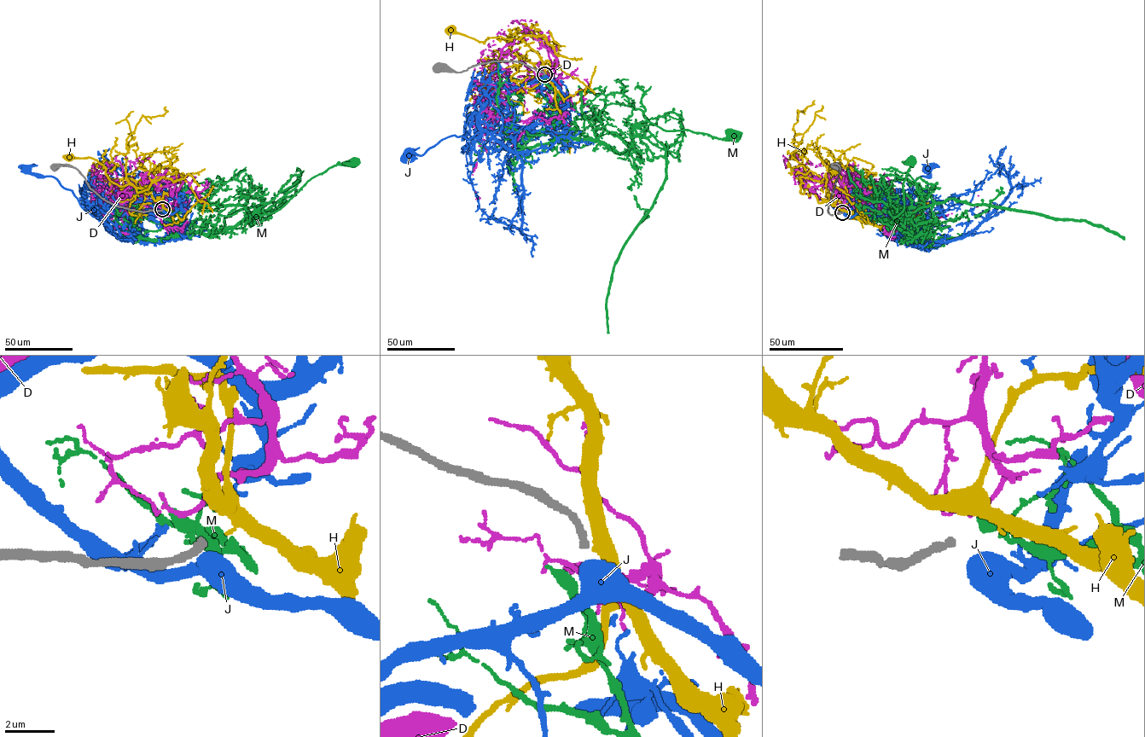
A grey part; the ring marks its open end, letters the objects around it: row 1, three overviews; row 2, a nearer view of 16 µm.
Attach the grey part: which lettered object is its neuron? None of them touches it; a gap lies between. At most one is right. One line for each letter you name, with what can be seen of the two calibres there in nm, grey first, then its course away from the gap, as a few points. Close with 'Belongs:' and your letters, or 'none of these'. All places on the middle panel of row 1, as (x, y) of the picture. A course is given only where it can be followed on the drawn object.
Belongs: none of these

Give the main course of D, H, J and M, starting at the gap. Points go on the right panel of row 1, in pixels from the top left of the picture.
D: (843, 211), (848, 198), (882, 206), (880, 194), (887, 193), (893, 207), (874, 206), (870, 190), (848, 185)
H: (842, 211), (829, 201), (819, 202), (812, 191), (804, 188), (804, 184), (801, 186), (807, 159), (795, 155)
J: (843, 213), (856, 204), (907, 220), (913, 213), (909, 192), (919, 176), (931, 174), (927, 168)
M: (844, 211), (893, 219), (911, 239), (922, 234), (928, 228), (922, 221), (893, 217), (903, 210), (910, 161)

